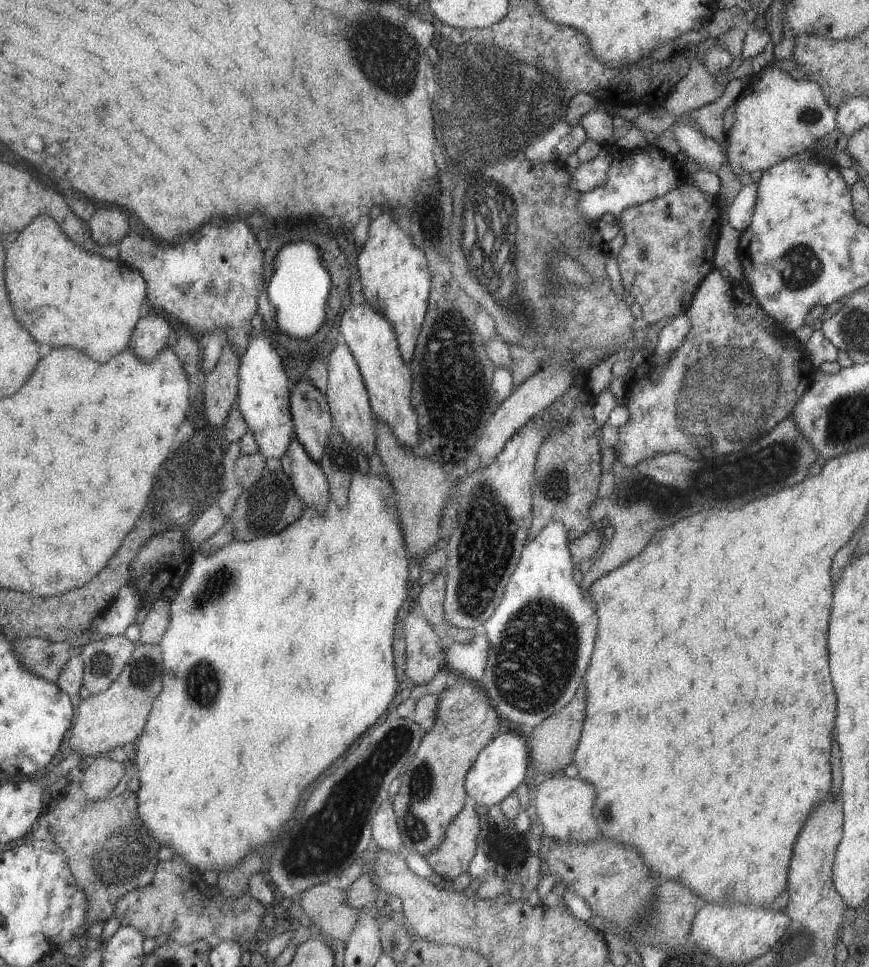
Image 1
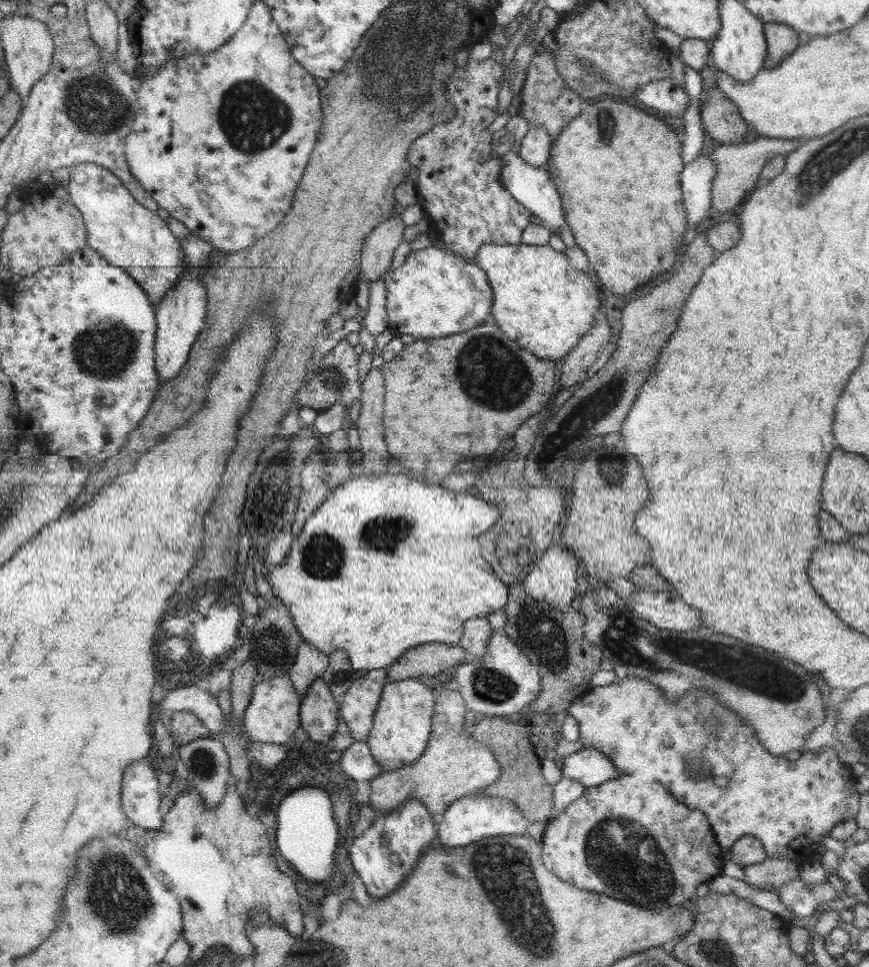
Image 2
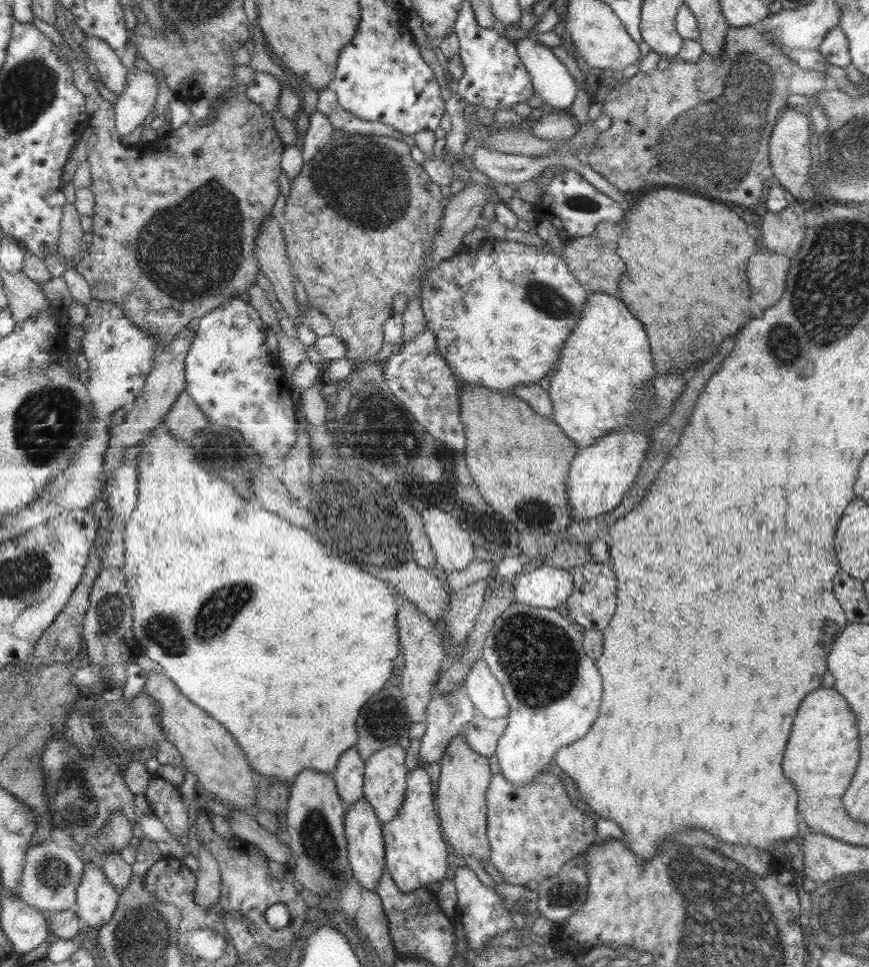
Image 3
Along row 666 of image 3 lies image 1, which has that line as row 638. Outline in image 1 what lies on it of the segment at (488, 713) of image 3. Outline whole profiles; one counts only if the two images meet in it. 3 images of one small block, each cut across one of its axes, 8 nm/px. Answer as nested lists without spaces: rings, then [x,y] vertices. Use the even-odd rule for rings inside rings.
[[[477,630],[475,639],[467,644],[447,642],[444,650],[445,666],[454,675],[482,683],[487,665],[489,640],[484,630]]]

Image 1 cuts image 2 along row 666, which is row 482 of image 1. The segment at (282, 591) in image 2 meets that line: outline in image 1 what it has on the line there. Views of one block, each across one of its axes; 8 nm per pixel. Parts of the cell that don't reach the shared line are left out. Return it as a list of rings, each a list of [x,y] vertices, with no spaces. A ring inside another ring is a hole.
[[[356,468],[347,503],[336,505],[330,498],[324,512],[326,516],[316,516],[315,509],[308,507],[296,522],[278,534],[255,537],[256,540],[252,542],[238,542],[234,538],[227,546],[219,548],[214,556],[204,557],[197,550],[192,552],[189,569],[177,595],[170,602],[170,623],[157,644],[163,658],[162,690],[154,701],[144,731],[138,738],[138,750],[132,765],[137,767],[139,775],[138,813],[142,824],[160,847],[174,848],[174,855],[182,856],[182,860],[186,860],[186,864],[200,874],[208,870],[230,872],[250,852],[258,850],[263,853],[267,850],[293,823],[302,790],[308,784],[313,784],[370,726],[389,712],[392,698],[402,687],[396,681],[392,642],[396,615],[411,591],[408,588],[410,556],[405,546],[399,513],[396,512],[395,492],[386,476],[362,476]]]

